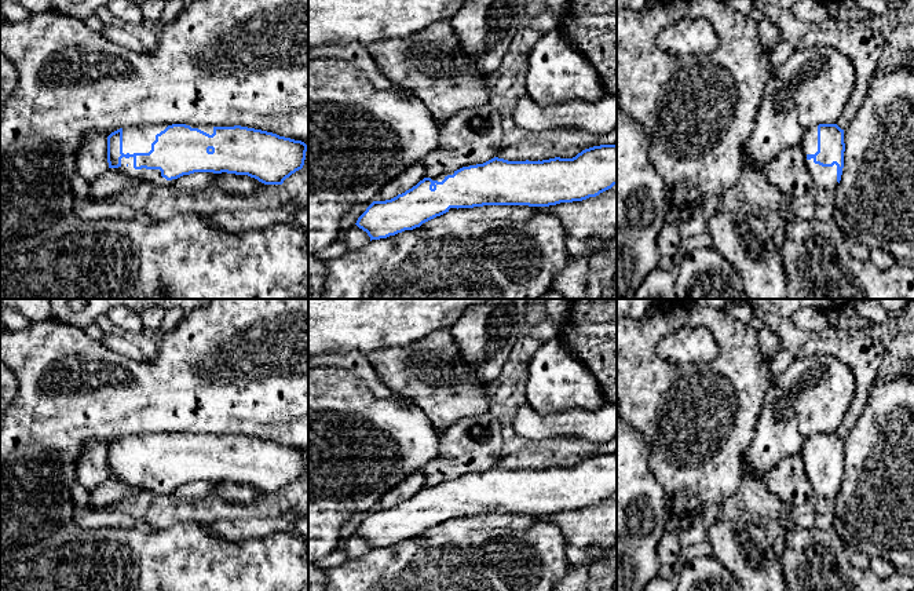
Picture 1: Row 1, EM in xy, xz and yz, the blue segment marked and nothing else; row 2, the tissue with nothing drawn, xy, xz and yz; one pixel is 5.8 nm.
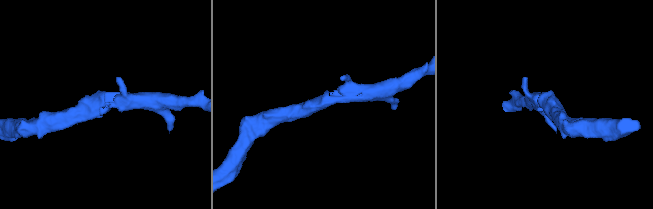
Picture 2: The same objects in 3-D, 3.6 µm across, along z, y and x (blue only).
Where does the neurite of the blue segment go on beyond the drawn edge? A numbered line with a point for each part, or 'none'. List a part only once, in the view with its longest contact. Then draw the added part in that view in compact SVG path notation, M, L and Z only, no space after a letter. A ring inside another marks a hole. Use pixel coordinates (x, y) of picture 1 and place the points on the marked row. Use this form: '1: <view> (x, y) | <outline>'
1: xy (152, 178) | M134 157L121 158L121 165L117 168L120 169L124 175L132 178L132 179L139 179L143 180L149 189L156 187L156 186L165 186L165 185L172 185L176 179L167 180L165 178L161 176L160 169L135 169L134 168Z

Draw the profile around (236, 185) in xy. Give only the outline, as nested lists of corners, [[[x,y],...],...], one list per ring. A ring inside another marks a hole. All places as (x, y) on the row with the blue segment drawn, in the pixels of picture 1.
[[[222,172],[216,175],[212,185],[231,196],[252,196],[259,190],[262,182],[248,175]]]

